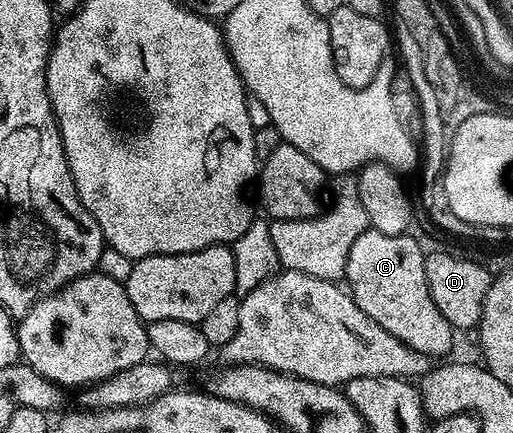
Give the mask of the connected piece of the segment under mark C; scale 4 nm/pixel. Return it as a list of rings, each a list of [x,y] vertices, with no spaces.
[[[366,229],[350,247],[343,277],[352,299],[374,324],[382,324],[390,336],[414,348],[414,352],[440,360],[436,358],[452,350],[454,331],[430,296],[424,267],[425,247],[420,247],[412,237],[411,233],[386,236],[377,230]]]

